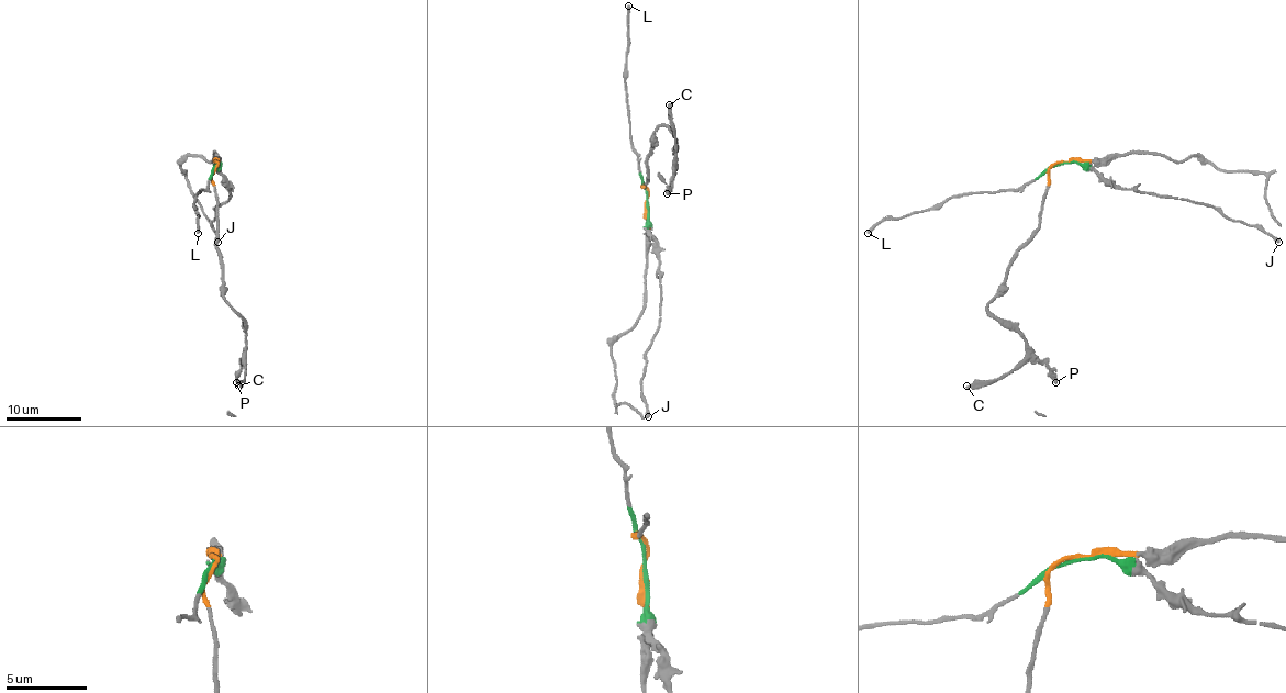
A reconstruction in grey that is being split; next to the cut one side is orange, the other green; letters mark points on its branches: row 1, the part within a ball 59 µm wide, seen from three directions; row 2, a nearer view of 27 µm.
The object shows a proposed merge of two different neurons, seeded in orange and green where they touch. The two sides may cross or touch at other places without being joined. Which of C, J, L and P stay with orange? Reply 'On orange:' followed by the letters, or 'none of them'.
On orange: C, P

